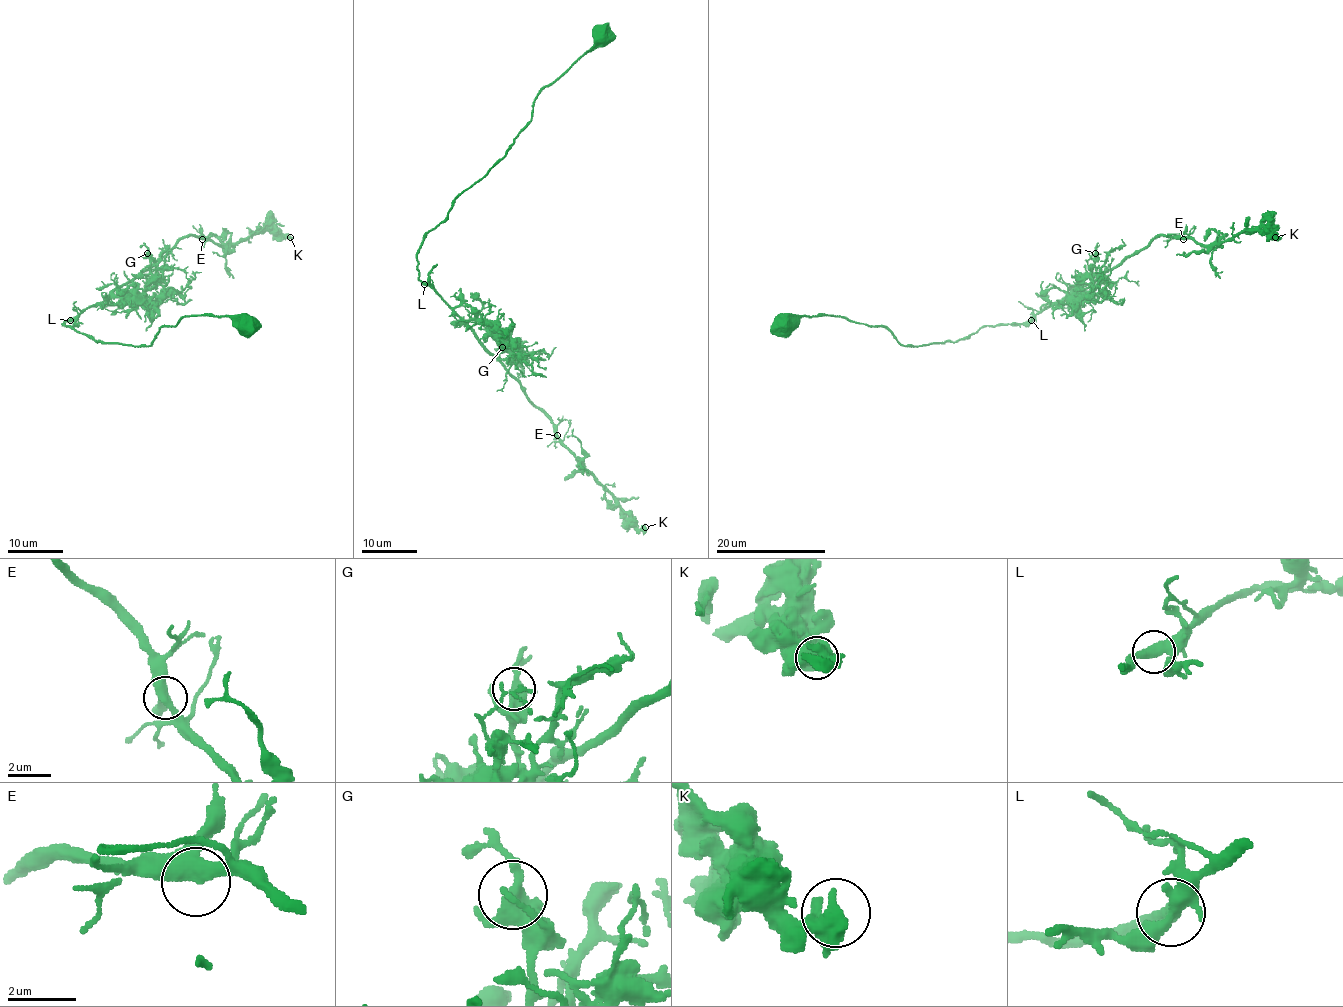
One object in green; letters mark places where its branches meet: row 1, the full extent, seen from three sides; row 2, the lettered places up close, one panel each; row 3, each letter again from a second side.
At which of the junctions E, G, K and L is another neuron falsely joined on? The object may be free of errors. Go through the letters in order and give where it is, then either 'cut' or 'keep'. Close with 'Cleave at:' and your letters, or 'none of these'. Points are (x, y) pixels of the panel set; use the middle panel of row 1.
E: (557, 435) | keep
G: (502, 347) | keep
K: (645, 527) | keep
L: (424, 284) | keep
Cleave at: none of these

